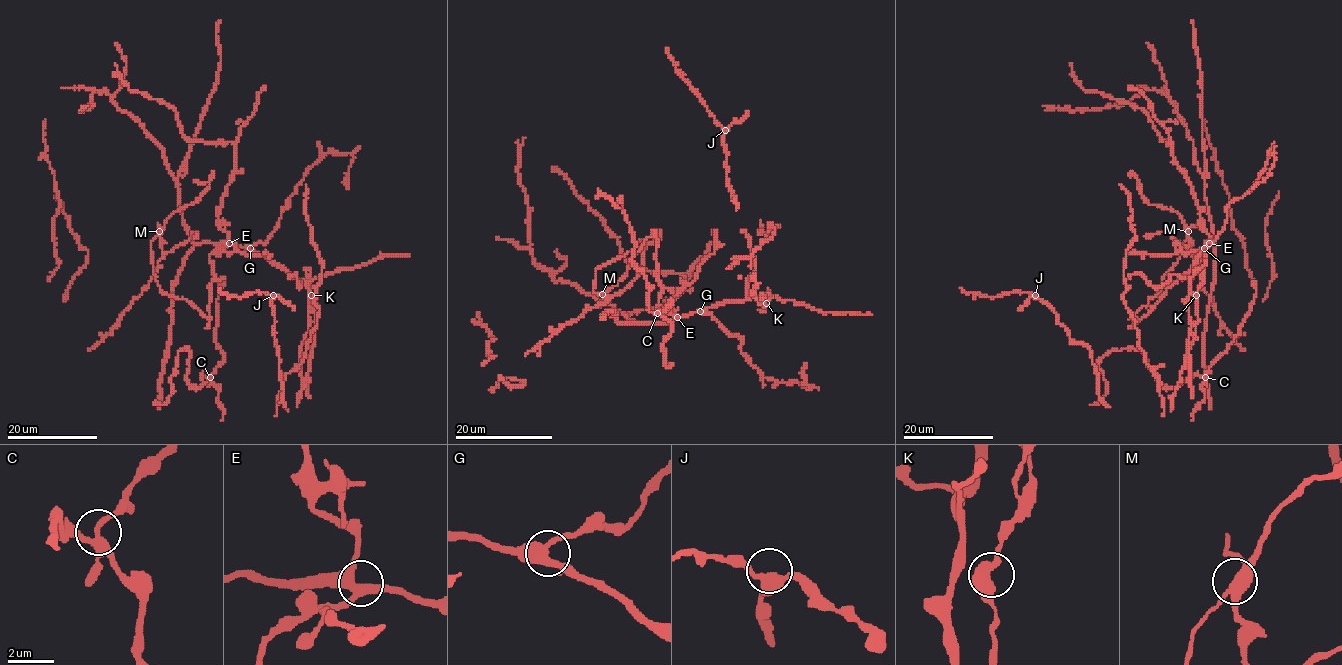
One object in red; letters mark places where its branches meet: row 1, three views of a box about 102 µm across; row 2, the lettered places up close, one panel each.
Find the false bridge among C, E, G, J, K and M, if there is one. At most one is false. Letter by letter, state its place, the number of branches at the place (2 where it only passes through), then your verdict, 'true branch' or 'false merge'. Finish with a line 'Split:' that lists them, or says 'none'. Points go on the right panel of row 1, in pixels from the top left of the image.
C: at (1205, 377); 4 branches meet; true branch
E: at (1209, 243); 4 branches meet; true branch
G: at (1204, 248); 3 branches meet; true branch
J: at (1035, 295); 3 branches meet; true branch
K: at (1196, 295); 3 branches meet; true branch
M: at (1188, 231); 4 branches meet; false merge
Split: M

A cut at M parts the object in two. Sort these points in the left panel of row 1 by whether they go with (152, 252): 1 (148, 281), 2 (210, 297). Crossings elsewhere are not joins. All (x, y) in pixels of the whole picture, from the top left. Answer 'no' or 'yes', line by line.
1: no
2: no

